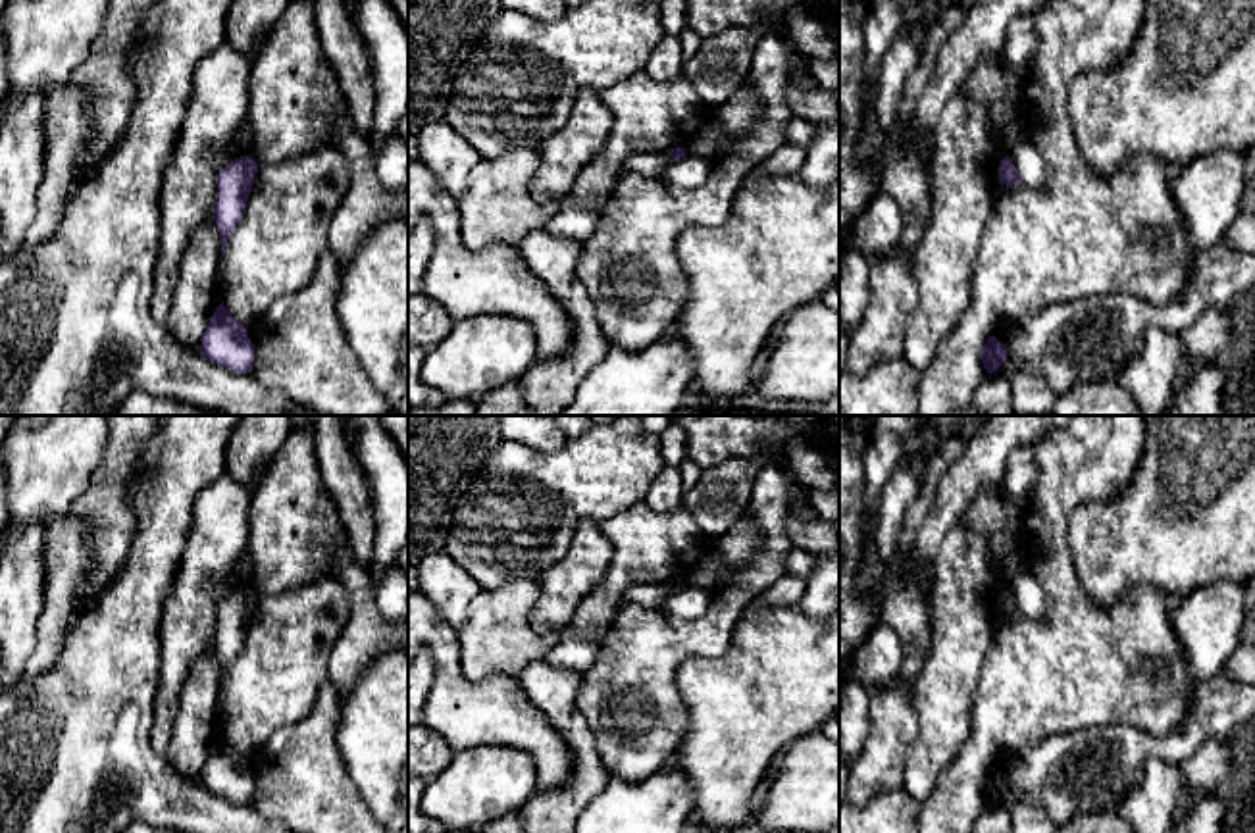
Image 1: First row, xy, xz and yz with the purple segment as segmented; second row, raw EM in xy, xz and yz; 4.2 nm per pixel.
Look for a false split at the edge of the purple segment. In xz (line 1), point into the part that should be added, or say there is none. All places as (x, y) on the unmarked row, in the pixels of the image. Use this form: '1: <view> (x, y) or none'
1: none

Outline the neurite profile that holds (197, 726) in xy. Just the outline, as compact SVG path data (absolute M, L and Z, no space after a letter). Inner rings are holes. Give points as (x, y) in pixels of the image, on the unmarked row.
M214 648L200 654L181 691L181 706L166 762L187 781L200 783L204 762L221 735L221 668Z

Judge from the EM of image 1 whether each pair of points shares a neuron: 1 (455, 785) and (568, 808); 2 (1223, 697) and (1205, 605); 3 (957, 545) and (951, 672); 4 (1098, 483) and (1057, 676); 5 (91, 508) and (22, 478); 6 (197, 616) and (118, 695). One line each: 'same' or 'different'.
1: different
2: different
3: same
4: same
5: different
6: different

